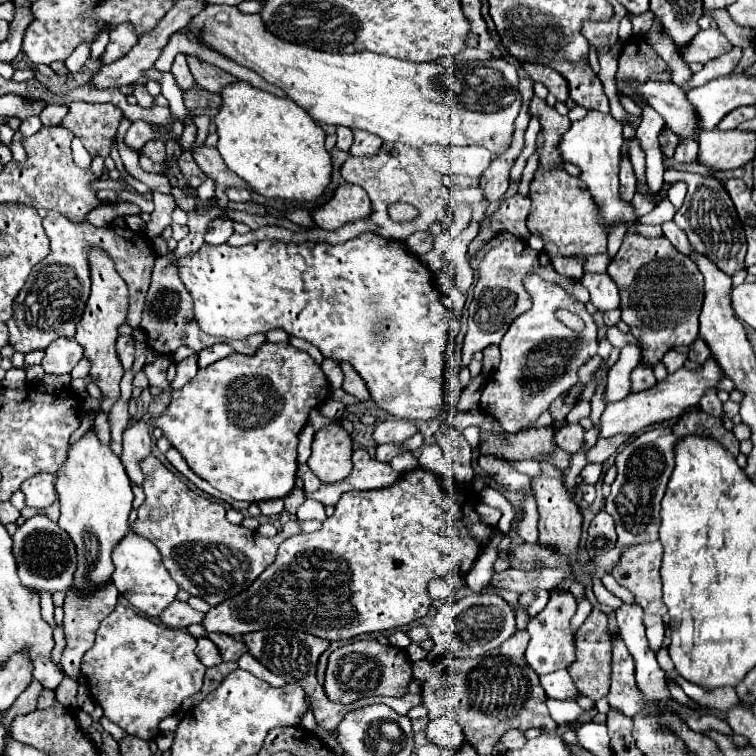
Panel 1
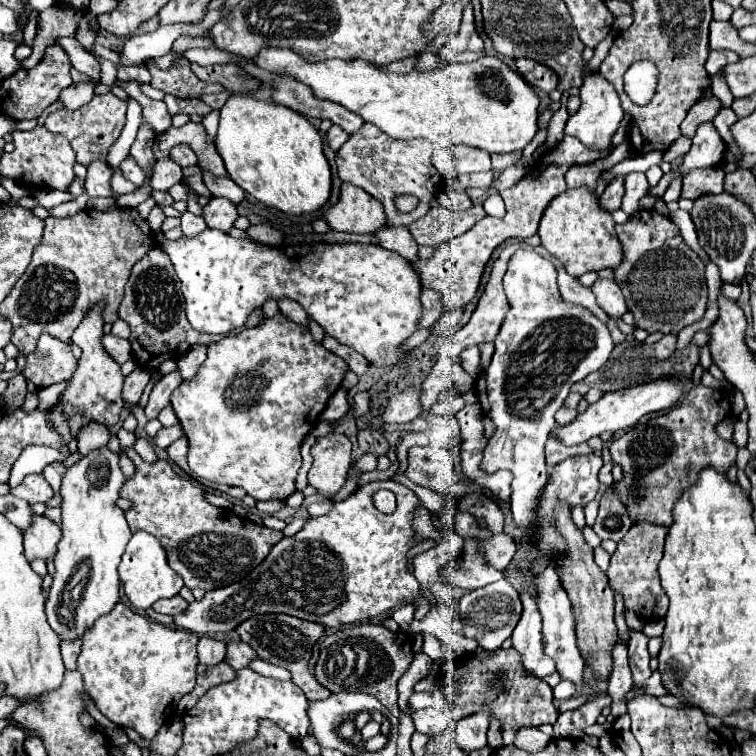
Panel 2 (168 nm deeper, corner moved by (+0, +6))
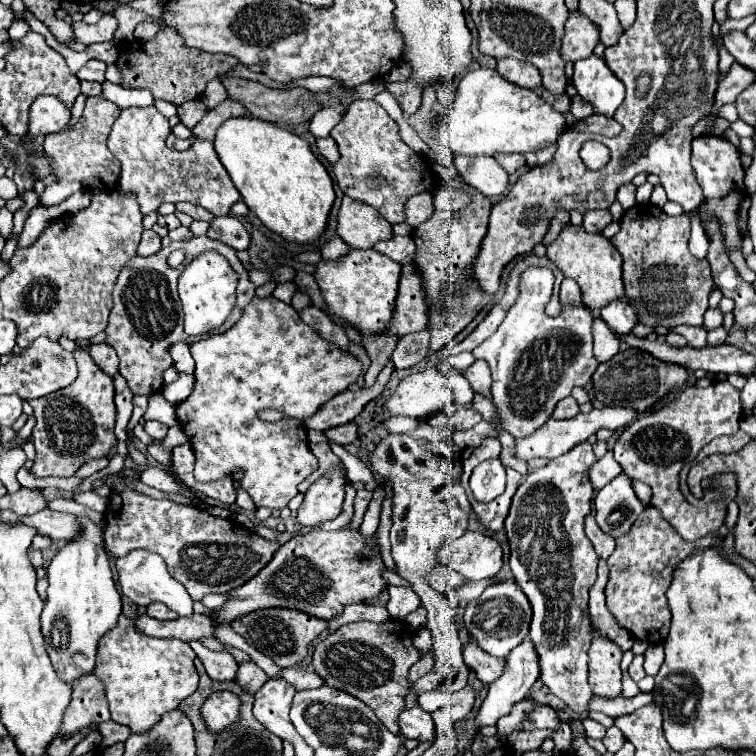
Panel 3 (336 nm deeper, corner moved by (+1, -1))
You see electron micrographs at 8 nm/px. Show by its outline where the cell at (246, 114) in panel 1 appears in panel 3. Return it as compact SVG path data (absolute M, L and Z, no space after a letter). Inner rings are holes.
M241 116L241 118L229 118L219 126L215 136L215 150L221 164L229 172L235 188L241 192L243 202L263 222L263 226L267 226L271 232L279 234L287 242L295 244L315 242L317 238L323 236L335 200L335 192L331 176L327 174L325 166L317 160L317 156L311 152L305 140L265 120Z

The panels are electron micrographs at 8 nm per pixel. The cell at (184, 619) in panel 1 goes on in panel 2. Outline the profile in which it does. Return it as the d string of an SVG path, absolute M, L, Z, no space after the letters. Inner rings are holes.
M174 595L174 597L168 597L168 599L160 599L152 605L152 609L156 613L166 613L166 615L178 615L182 611L186 611L188 607L188 601L184 601L180 595Z

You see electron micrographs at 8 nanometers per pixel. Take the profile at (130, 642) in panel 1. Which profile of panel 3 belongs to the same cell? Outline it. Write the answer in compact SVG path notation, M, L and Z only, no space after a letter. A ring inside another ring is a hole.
M119 616L117 628L107 632L101 638L99 654L97 654L97 668L95 676L105 684L111 720L125 724L131 728L131 732L147 732L165 712L175 710L187 696L191 696L197 690L199 676L195 672L195 652L189 648L187 642L177 638L151 638L135 632L131 620L127 616Z

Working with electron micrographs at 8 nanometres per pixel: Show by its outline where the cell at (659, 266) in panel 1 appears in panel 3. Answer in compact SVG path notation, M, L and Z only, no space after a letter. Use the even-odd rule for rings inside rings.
M651 204L635 206L627 210L621 218L621 230L611 238L611 244L623 256L623 282L625 294L633 308L637 308L639 322L649 326L669 326L679 324L701 326L703 314L707 310L709 294L715 290L711 268L707 260L695 258L689 248L691 220L687 214L677 218L667 216Z

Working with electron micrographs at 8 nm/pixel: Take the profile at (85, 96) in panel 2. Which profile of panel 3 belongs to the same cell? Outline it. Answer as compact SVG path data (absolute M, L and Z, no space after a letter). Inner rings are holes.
M39 96L29 108L29 130L21 138L19 146L25 148L23 142L33 142L39 136L47 136L59 132L71 118L71 110L61 104L55 96Z

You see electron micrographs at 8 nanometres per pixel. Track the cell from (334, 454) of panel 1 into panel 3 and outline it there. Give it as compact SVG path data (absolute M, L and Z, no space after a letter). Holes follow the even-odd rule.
M341 472L317 480L305 494L305 500L297 512L297 522L305 528L315 528L341 514L345 486L341 484Z

